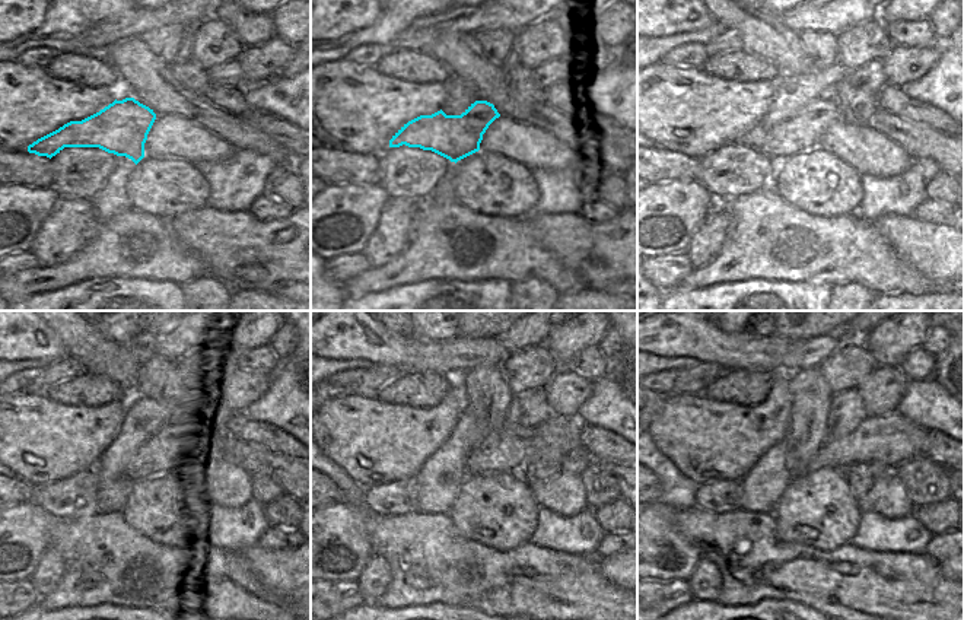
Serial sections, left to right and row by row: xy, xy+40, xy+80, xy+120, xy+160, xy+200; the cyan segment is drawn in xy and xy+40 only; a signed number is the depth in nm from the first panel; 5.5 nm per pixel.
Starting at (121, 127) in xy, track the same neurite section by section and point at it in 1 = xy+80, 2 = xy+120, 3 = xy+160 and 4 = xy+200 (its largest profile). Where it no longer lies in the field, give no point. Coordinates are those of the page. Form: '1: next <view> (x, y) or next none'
1: next xy+80 (804, 132)
2: next xy+120 (177, 444)
3: next xy+160 (508, 450)
4: next xy+200 (891, 439)

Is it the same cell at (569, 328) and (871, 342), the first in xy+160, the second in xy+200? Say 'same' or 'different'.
same

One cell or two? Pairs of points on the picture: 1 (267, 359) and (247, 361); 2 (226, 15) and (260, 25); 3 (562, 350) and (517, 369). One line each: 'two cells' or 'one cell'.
1: one cell
2: one cell
3: two cells

